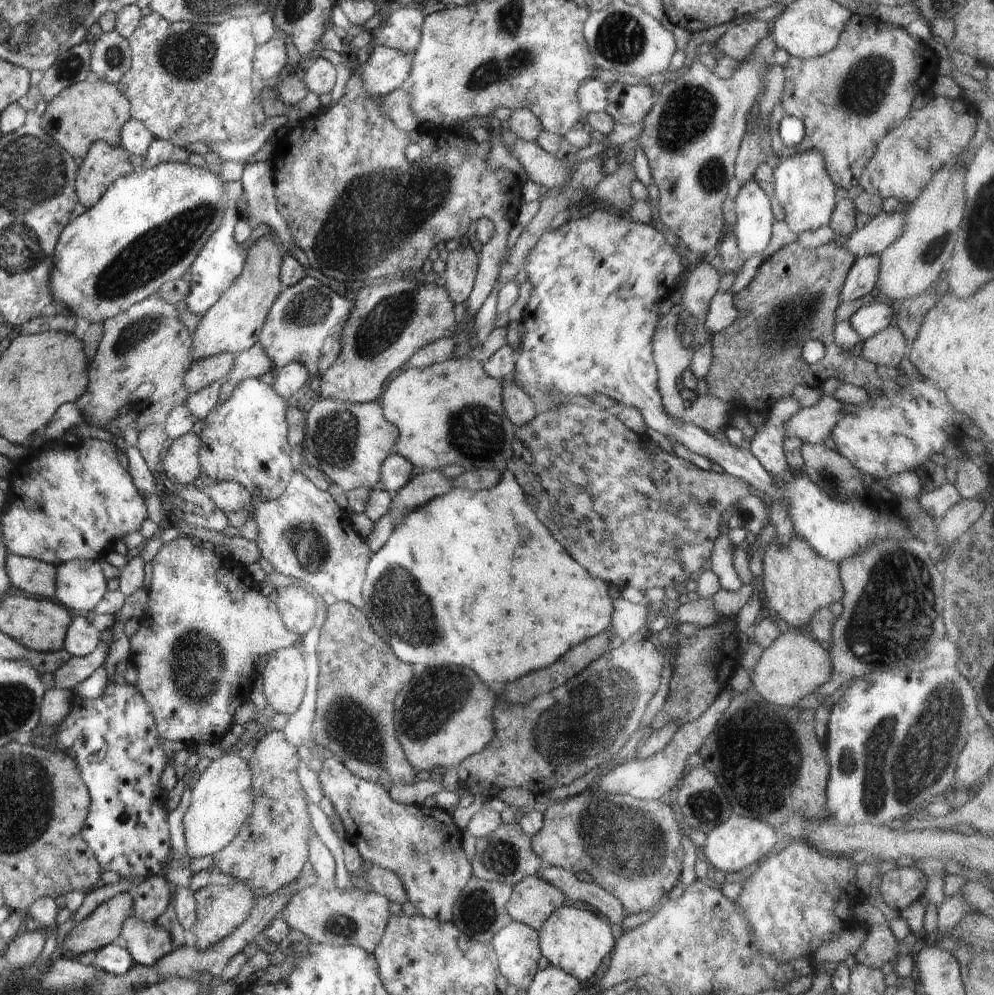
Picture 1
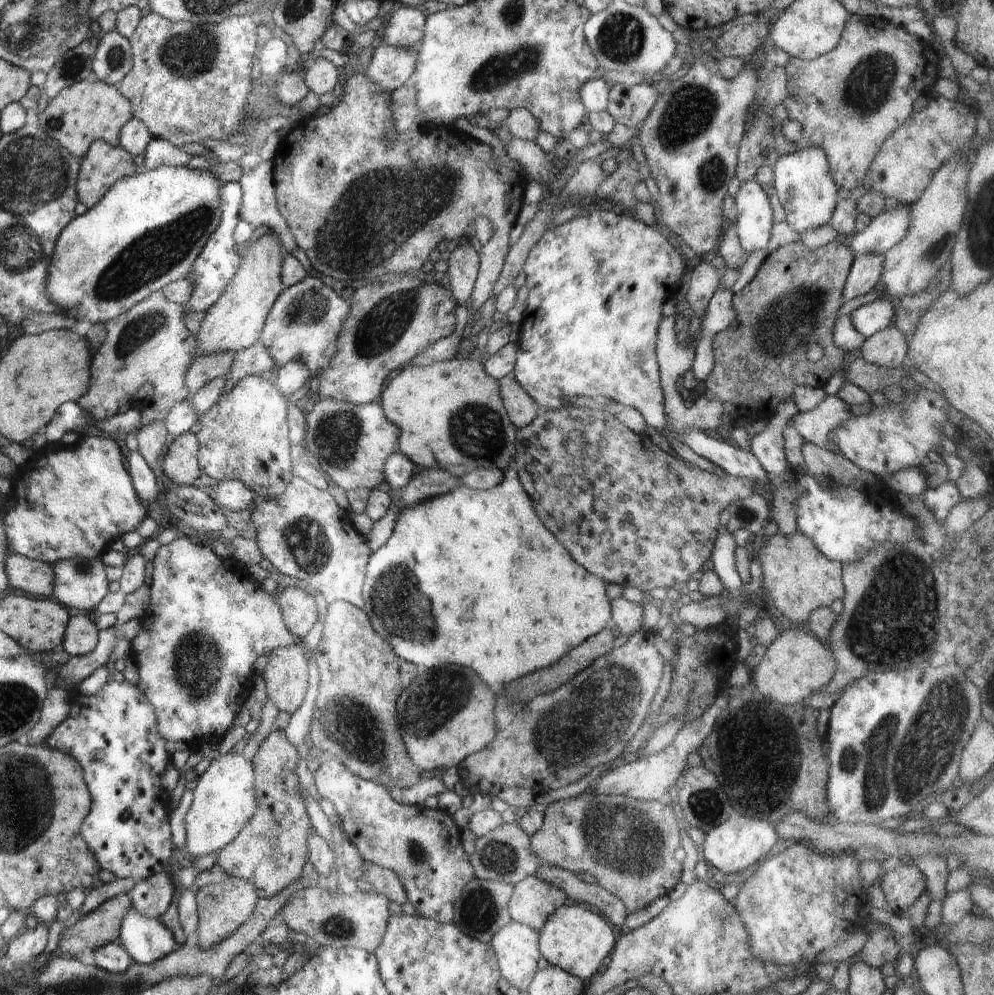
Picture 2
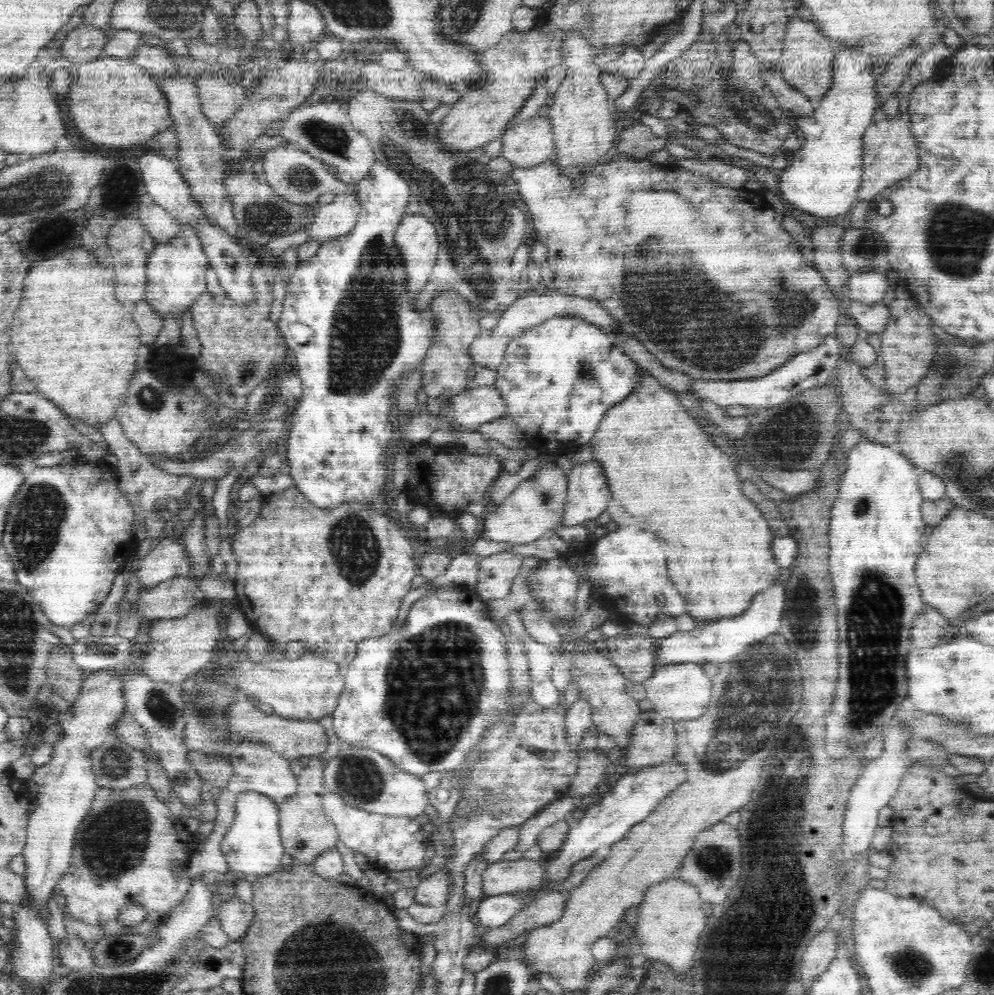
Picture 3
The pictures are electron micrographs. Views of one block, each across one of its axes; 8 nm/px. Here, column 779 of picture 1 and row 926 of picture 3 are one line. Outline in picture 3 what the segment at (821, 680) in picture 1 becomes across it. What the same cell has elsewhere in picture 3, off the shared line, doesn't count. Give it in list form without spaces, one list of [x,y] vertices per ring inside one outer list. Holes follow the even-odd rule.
[[[677,875],[649,886],[640,904],[638,922],[632,937],[636,954],[645,960],[662,962],[672,971],[685,972],[692,967],[700,935],[707,920],[706,904],[700,898],[700,891],[694,883],[686,883]]]

